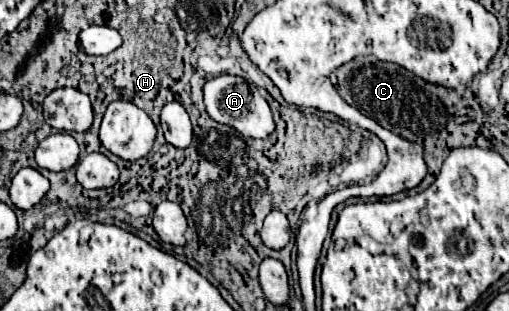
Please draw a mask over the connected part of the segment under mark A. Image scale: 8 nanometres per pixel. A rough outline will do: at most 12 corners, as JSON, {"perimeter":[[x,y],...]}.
{"perimeter":[[235,75],[205,83],[205,107],[243,137],[275,131],[259,89]]}

